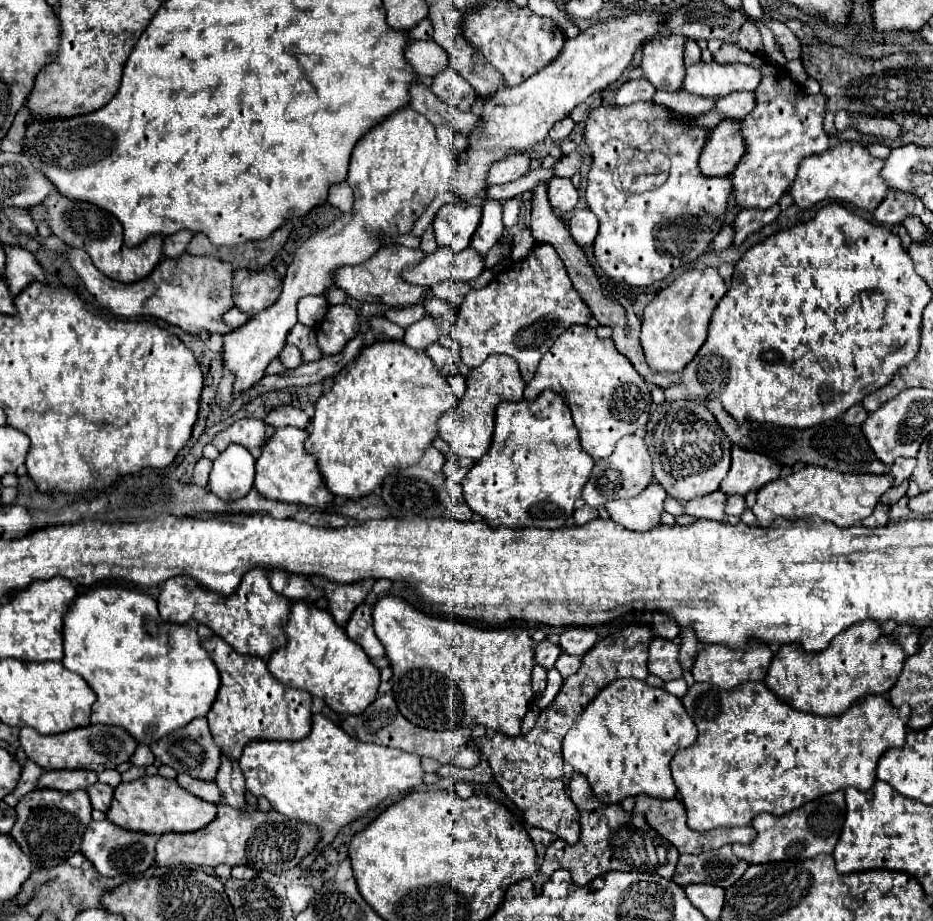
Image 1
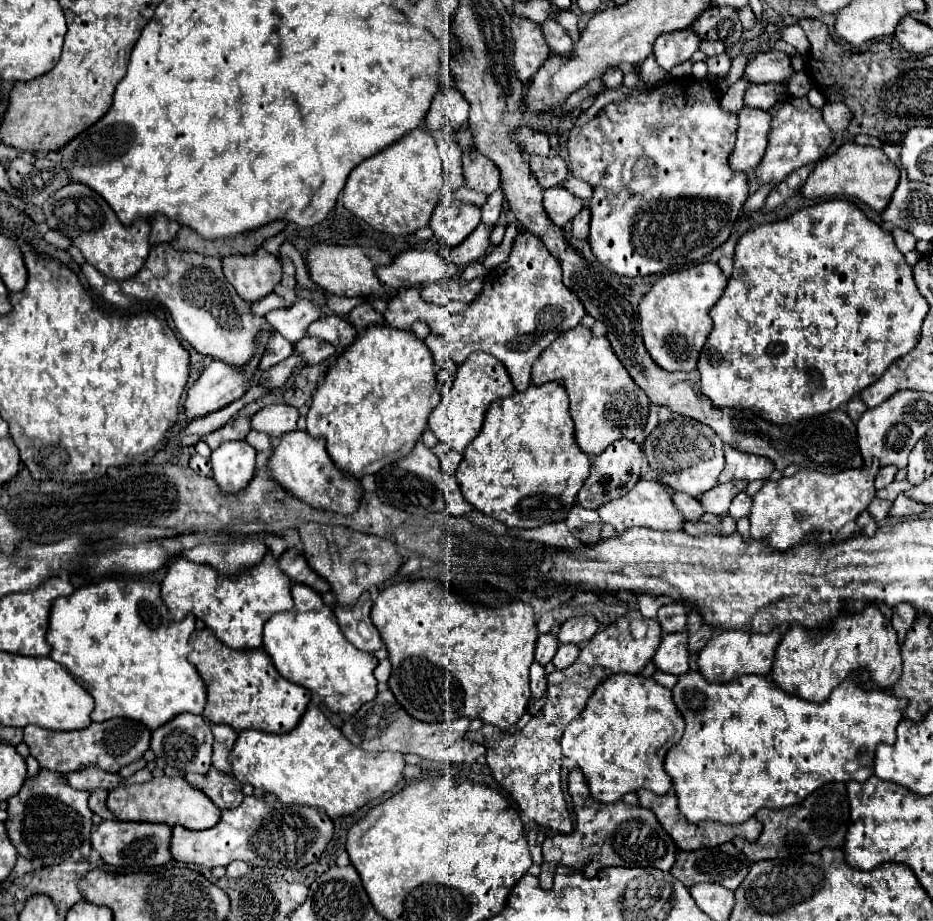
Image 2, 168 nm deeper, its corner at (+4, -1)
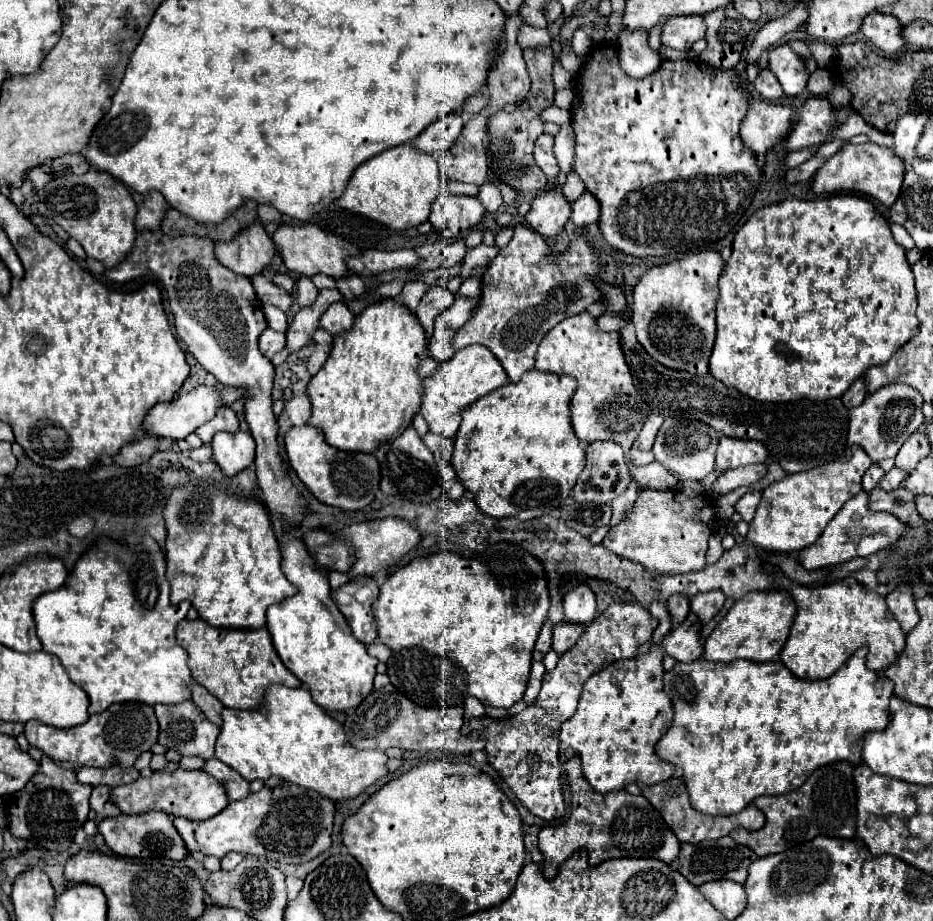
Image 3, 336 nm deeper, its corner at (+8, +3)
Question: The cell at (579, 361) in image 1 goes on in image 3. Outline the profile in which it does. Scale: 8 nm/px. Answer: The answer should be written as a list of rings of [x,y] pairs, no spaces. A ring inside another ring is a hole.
[[[589,312],[569,316],[549,330],[545,340],[541,340],[535,368],[573,376],[577,380],[577,390],[571,398],[571,422],[577,438],[583,444],[613,440],[621,444],[623,450],[633,446],[649,416],[649,408],[635,388],[633,374],[621,348],[621,334],[599,330],[597,318],[593,318]]]

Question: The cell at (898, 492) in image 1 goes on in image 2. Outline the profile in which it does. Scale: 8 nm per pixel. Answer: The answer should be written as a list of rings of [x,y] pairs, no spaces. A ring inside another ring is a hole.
[[[903,480],[903,482],[891,482],[889,486],[885,486],[885,488],[881,488],[881,490],[877,492],[877,498],[893,502],[901,492],[905,492],[905,490],[909,490],[909,488],[911,488],[909,480]]]

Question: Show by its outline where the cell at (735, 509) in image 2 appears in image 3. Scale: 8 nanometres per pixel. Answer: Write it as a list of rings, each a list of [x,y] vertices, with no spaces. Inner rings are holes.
[[[751,490],[751,492],[743,494],[739,498],[739,502],[735,504],[735,510],[741,514],[741,518],[745,522],[751,522],[753,520],[753,514],[755,514],[755,508],[757,508],[759,500],[761,500],[761,492],[759,490]]]

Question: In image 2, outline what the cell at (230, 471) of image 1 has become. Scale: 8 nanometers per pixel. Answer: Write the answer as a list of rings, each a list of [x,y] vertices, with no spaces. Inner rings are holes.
[[[225,442],[211,454],[213,480],[223,494],[235,494],[243,490],[255,470],[255,450],[243,442]]]

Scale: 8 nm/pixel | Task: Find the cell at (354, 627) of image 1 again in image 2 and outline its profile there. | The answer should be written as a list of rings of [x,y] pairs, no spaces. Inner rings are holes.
[[[363,594],[353,608],[335,606],[335,616],[339,620],[339,626],[345,638],[359,650],[373,654],[383,646],[383,642],[377,628],[373,626],[369,618],[369,610],[371,610],[369,594]]]

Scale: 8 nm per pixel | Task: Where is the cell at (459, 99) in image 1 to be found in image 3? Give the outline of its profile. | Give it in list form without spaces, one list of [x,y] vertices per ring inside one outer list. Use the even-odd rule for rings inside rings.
[[[461,114],[443,116],[437,122],[433,122],[431,128],[423,130],[415,140],[411,140],[411,146],[421,152],[427,152],[427,154],[445,152],[457,140],[461,128],[463,128]]]

